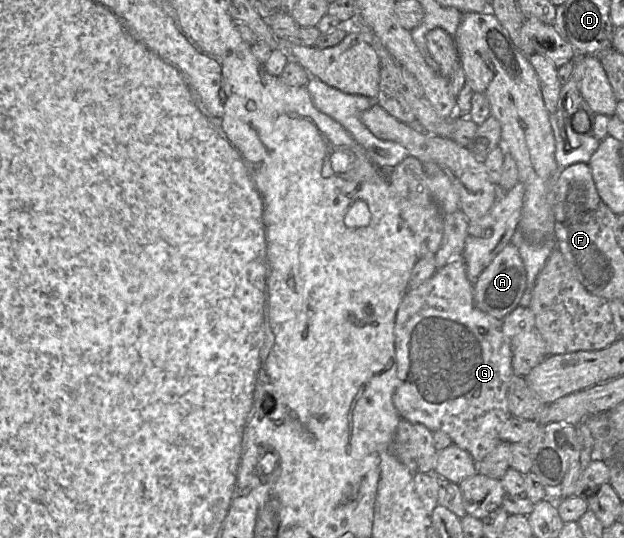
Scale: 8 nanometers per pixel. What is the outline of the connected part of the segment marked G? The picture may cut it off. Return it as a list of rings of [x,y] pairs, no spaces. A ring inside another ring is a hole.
[[[462,256],[453,258],[444,267],[419,286],[410,287],[403,296],[395,317],[395,355],[397,359],[398,385],[393,395],[394,406],[401,418],[412,423],[426,426],[430,431],[443,431],[458,447],[467,451],[474,462],[481,461],[501,442],[500,429],[512,416],[508,407],[508,388],[515,373],[512,367],[512,351],[509,339],[504,331],[503,322],[481,310],[474,304],[473,282],[466,273],[466,264]]]

